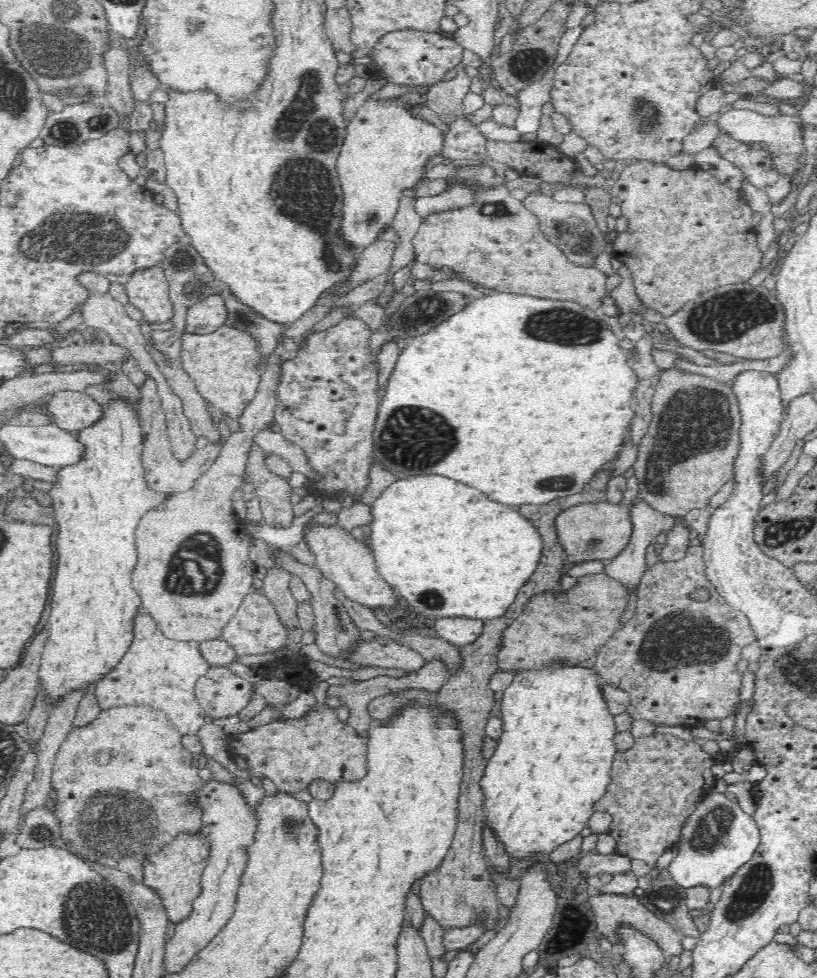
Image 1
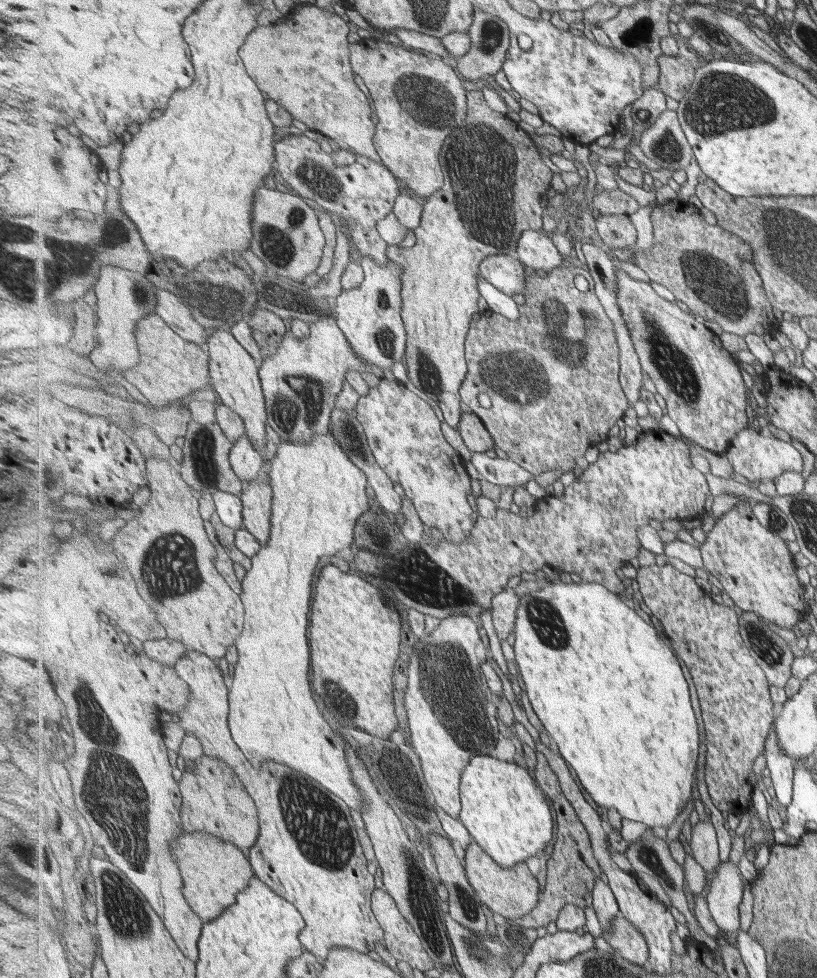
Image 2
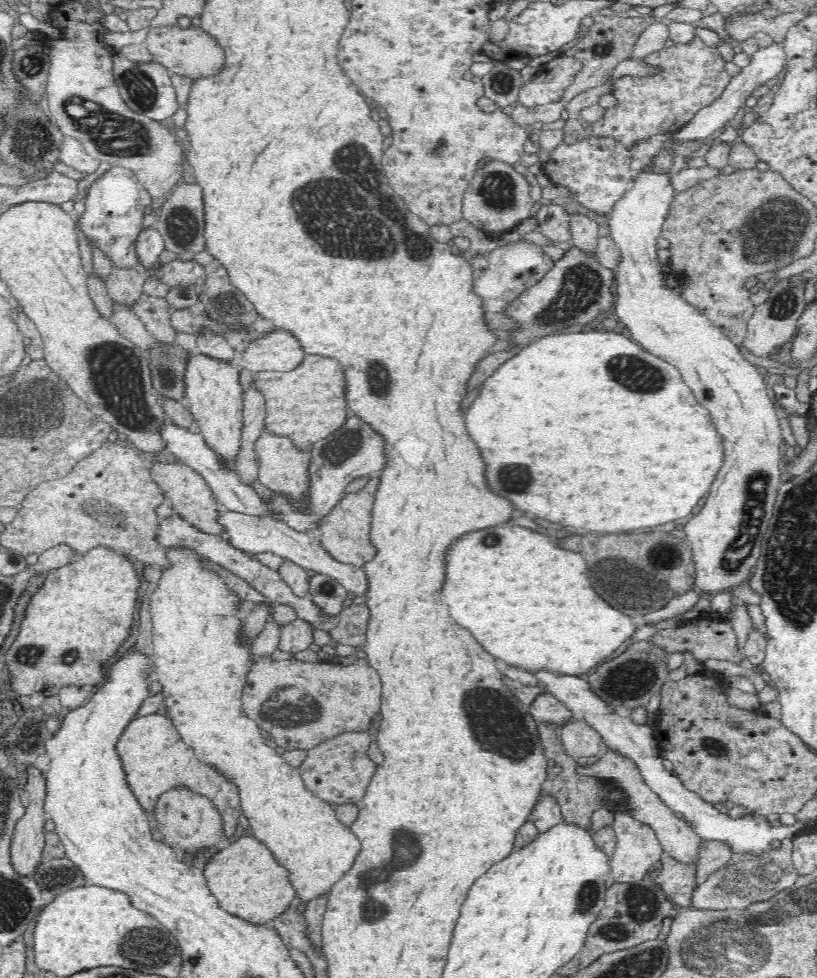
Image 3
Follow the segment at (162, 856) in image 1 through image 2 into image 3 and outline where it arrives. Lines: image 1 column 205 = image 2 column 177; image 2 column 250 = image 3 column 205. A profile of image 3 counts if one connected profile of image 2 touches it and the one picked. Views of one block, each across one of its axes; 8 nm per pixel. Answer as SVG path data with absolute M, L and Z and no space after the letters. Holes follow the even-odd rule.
M239 833L227 846L220 847L200 869L206 887L218 901L218 906L252 924L270 924L274 917L288 910L290 902L295 899L296 891L288 881L287 870L266 846L249 834Z

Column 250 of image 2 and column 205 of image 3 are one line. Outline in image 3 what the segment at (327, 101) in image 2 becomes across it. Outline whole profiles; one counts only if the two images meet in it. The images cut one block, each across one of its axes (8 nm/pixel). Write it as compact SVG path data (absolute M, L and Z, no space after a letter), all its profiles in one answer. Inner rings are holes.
M172 25L149 29L145 44L150 54L168 67L171 75L186 76L191 81L200 76L216 74L224 64L222 48L214 46L213 38L207 36L199 26L191 25L187 28L180 28Z

